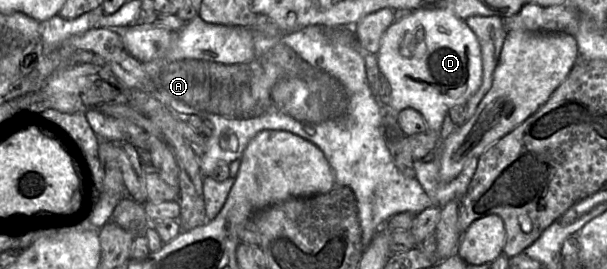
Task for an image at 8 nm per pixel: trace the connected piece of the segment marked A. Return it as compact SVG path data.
M196 16L191 21L186 22L186 25L180 30L172 31L170 47L162 57L144 64L145 71L153 86L153 91L150 93L152 96L169 108L177 118L186 120L185 116L198 115L212 122L214 126L212 135L206 139L205 152L199 158L199 167L205 176L203 181L203 197L207 221L213 220L220 213L235 182L235 178L231 177L223 182L217 182L210 176L212 171L220 163L230 164L237 159L241 159L249 141L263 130L283 130L291 132L310 141L324 153L334 173L335 187L347 186L351 188L358 200L364 250L367 248L378 229L393 216L404 212L418 215L432 205L429 197L418 182L418 179L409 178L402 174L390 156L380 133L380 124L384 111L377 104L367 81L363 53L355 49L354 46L342 44L332 39L332 30L330 30L330 28L336 27L308 26L293 33L280 31L279 34L268 35L251 28L206 23L199 16Z

